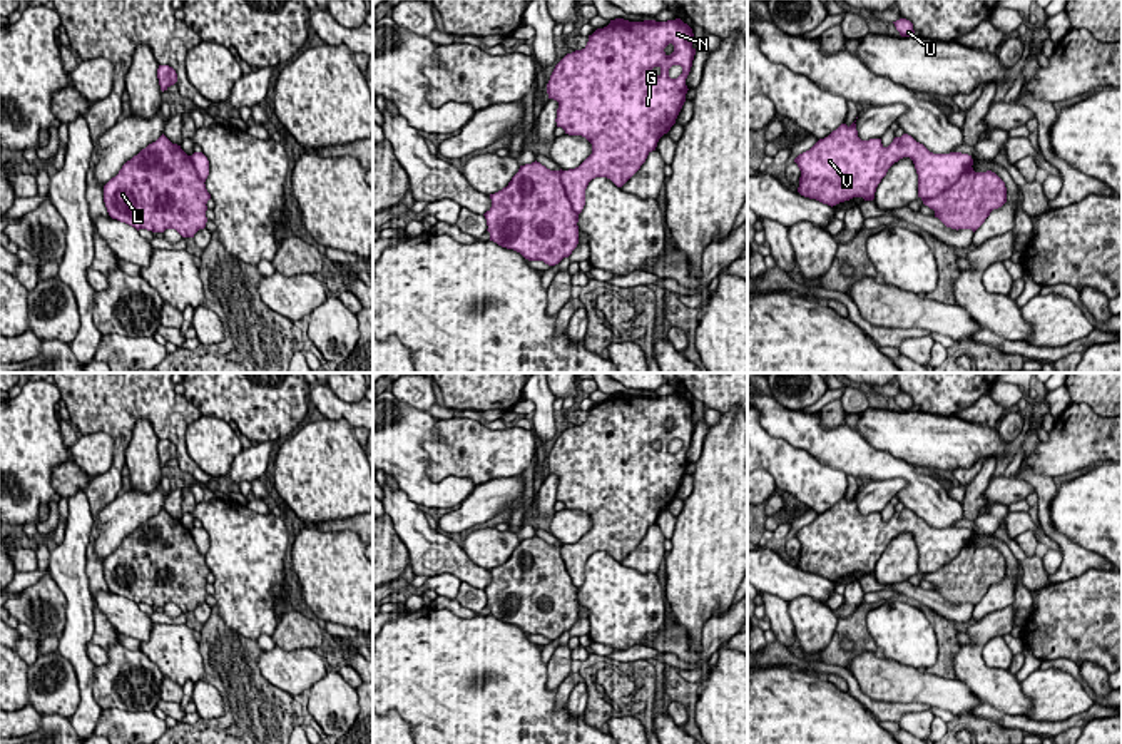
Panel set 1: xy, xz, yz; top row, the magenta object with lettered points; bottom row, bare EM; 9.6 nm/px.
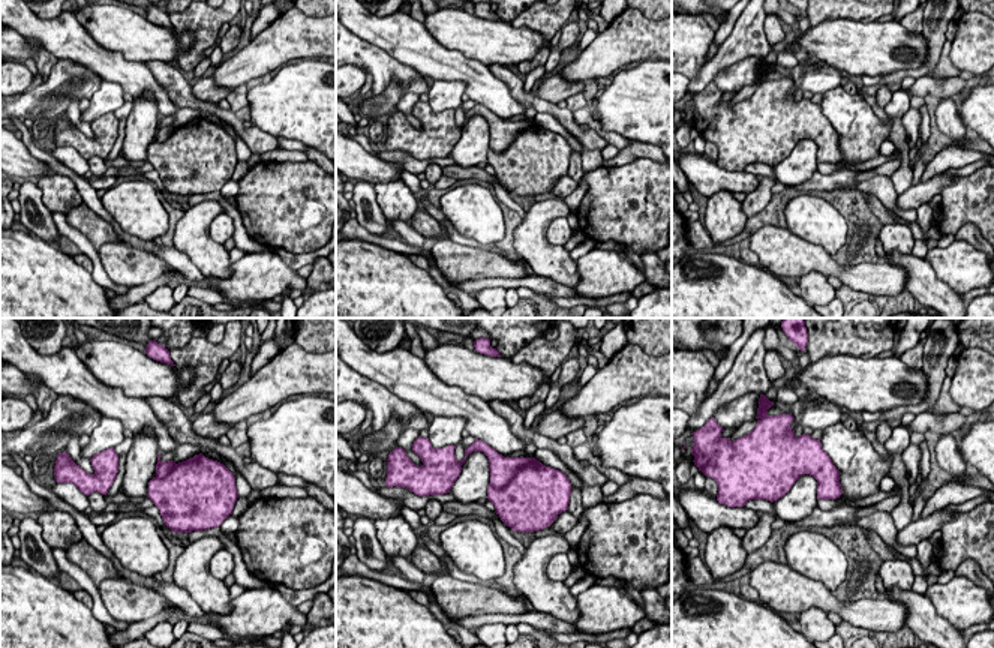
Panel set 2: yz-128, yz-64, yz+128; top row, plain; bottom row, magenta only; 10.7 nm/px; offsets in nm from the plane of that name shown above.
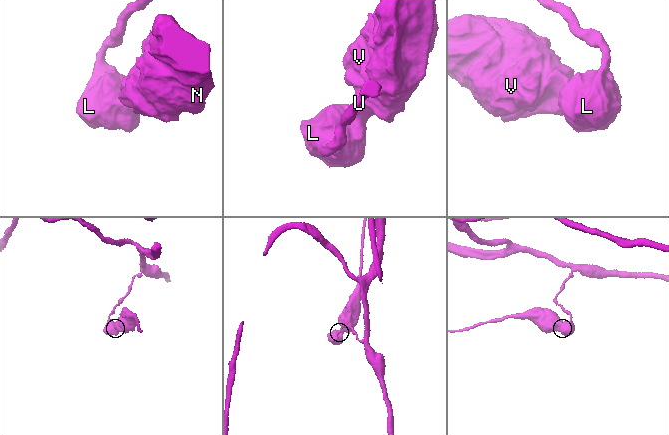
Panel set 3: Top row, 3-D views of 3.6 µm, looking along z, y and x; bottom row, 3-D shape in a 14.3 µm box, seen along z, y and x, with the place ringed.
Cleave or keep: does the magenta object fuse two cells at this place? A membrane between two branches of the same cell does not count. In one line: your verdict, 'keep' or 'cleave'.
cleave

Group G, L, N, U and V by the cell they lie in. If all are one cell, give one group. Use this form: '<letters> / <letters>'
G N V / L U

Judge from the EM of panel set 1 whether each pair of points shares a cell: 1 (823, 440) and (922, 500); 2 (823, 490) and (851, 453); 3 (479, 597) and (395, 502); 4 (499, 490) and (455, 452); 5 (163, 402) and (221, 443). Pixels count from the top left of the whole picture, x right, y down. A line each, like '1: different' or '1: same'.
1: same
2: different
3: different
4: different
5: different

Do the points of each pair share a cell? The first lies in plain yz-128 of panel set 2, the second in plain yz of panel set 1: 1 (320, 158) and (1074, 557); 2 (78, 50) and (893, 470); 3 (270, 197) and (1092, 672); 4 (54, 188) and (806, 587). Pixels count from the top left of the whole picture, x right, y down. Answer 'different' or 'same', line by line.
1: same
2: same
3: different
4: different

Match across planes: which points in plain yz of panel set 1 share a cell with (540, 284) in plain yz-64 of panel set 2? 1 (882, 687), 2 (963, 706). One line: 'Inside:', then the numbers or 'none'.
Inside: none

